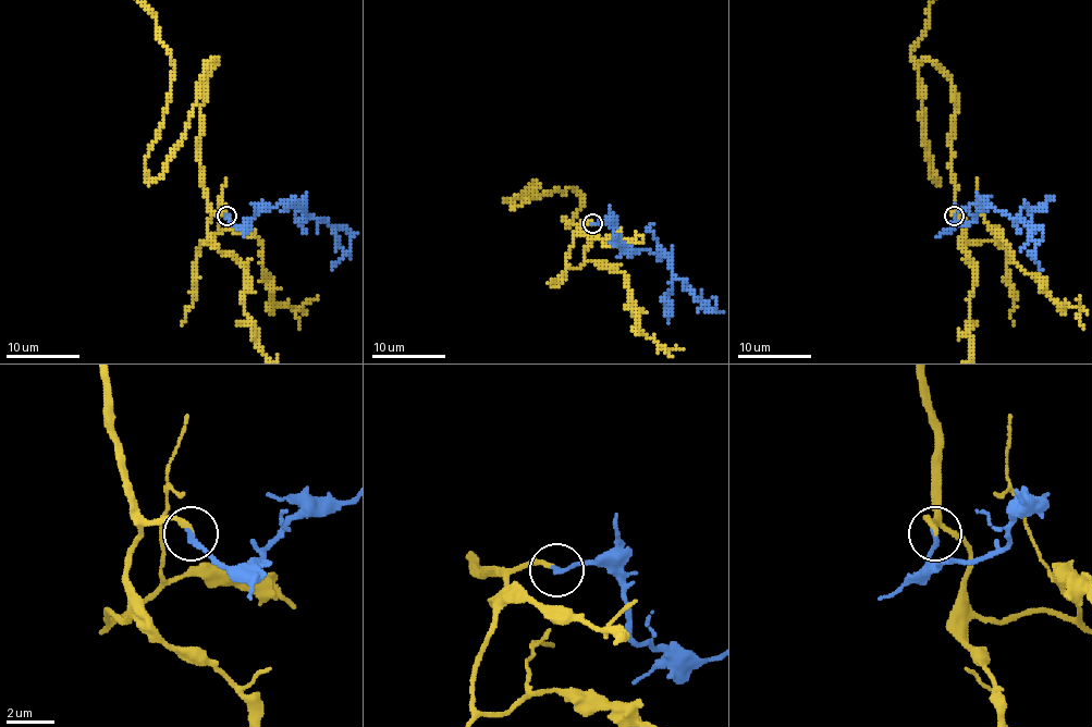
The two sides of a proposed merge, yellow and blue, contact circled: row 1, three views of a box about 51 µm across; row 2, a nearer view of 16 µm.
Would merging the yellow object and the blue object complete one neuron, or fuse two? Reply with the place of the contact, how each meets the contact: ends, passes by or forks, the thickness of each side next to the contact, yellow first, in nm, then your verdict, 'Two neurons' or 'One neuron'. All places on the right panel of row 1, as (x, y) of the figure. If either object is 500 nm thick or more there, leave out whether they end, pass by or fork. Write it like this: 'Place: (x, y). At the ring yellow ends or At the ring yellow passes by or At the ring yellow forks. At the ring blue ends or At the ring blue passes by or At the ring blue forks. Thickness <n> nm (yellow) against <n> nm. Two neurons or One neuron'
Place: (954, 216). At the ring yellow ends. At the ring blue ends. Thickness 200 nm (yellow) against 190 nm. One neuron

